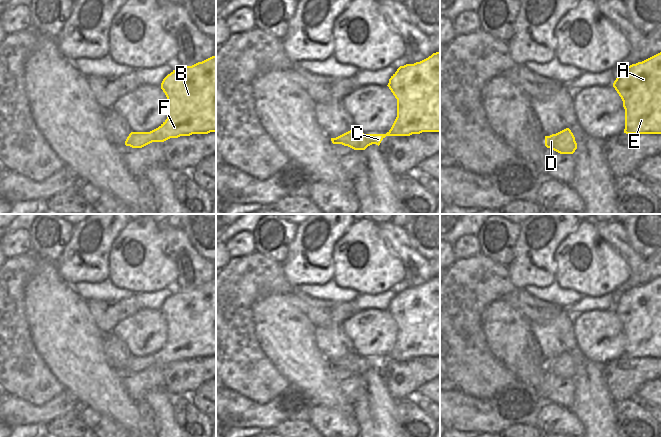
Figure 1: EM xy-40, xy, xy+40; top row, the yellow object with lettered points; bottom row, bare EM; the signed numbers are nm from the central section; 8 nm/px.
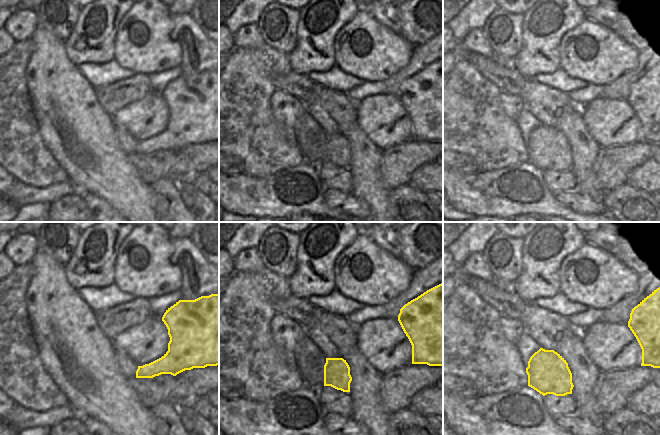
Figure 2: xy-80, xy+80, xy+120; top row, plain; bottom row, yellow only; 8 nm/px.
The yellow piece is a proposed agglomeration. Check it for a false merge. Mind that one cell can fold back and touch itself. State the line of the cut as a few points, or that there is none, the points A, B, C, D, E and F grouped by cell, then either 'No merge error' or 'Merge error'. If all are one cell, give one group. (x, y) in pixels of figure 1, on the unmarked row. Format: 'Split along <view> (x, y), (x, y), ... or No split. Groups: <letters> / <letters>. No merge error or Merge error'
No split. Groups: A B C D E F. No merge error

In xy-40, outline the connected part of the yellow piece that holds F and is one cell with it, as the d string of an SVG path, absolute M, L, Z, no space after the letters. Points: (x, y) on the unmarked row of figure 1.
M216 280L192 290L178 290L163 303L161 313L167 321L167 343L150 356L131 356L126 370L142 372L170 362L216 356Z

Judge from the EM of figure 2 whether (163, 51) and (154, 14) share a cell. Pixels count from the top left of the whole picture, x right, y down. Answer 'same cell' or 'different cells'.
same cell

